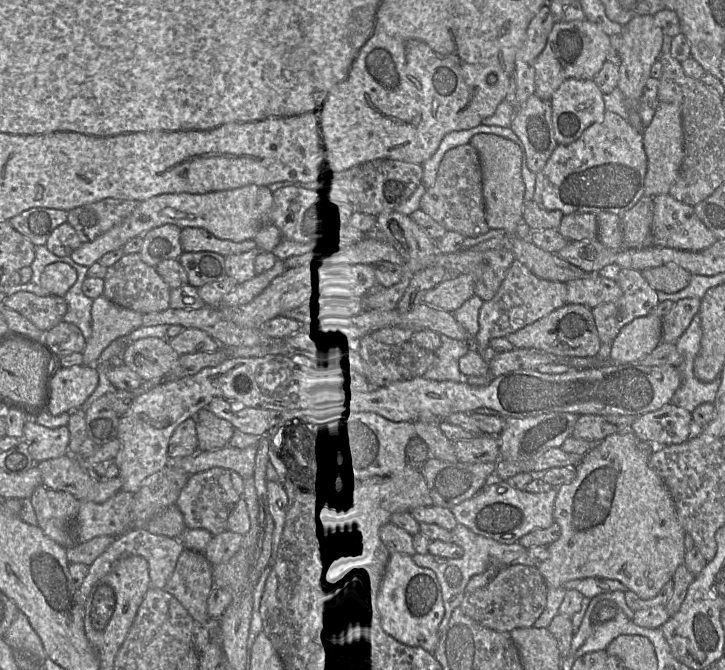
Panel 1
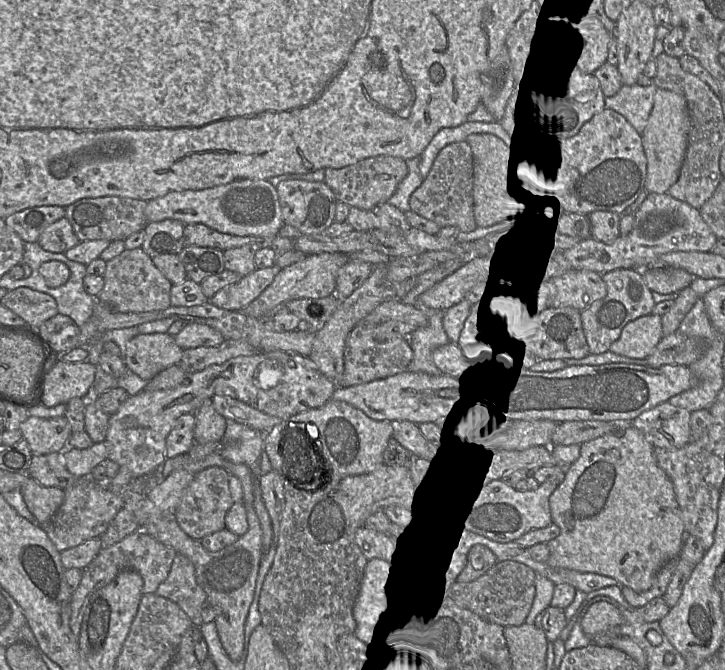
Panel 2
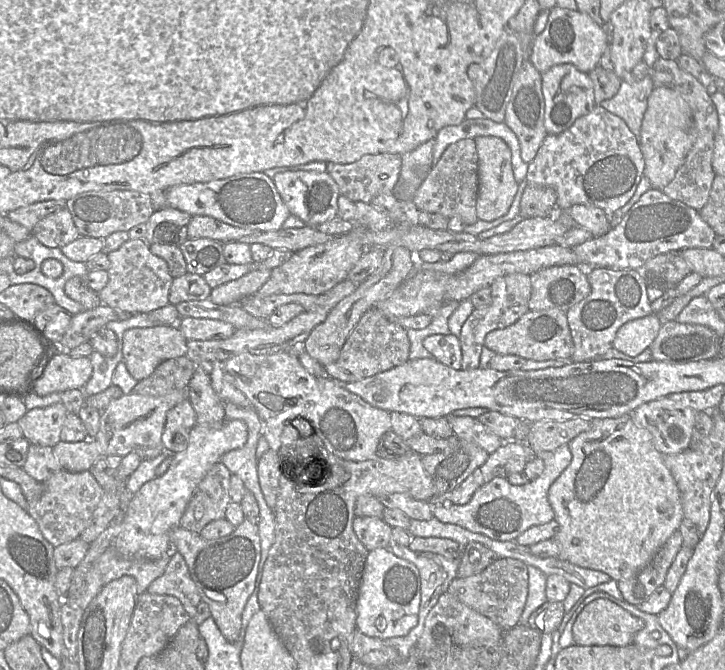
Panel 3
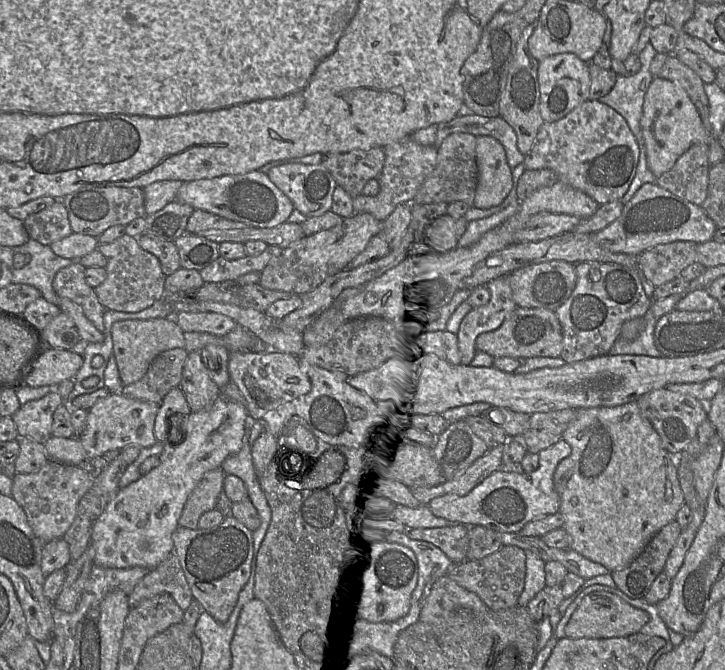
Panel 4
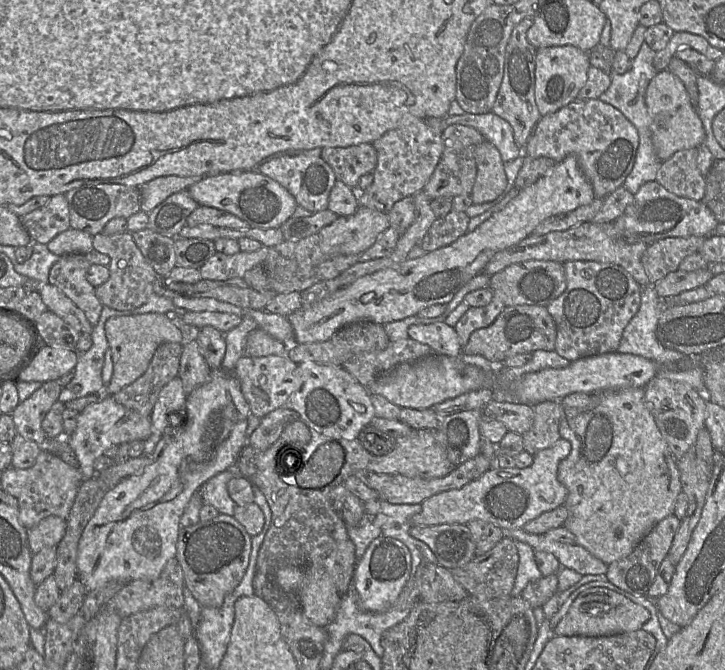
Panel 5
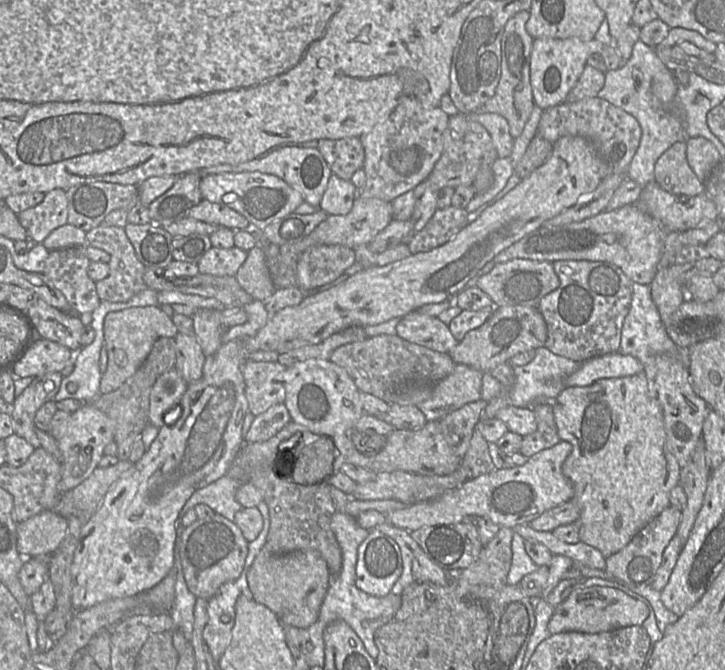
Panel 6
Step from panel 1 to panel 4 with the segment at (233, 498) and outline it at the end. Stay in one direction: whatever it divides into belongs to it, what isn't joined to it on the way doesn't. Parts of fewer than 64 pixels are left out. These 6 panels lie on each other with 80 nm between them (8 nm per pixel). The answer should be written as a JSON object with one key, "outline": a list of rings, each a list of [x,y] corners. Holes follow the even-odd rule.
{"outline":[[[221,467],[206,473],[189,496],[179,519],[179,526],[198,529],[201,515],[217,509],[216,506],[223,491],[225,476],[226,473]]]}

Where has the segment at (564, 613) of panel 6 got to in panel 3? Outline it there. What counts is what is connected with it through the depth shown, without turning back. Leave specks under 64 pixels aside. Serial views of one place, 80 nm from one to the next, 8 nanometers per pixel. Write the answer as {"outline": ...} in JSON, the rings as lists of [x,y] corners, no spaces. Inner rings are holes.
{"outline":[[[598,598],[585,605],[578,614],[572,633],[577,645],[626,646],[633,643],[635,634],[644,625],[641,618],[621,606]]]}

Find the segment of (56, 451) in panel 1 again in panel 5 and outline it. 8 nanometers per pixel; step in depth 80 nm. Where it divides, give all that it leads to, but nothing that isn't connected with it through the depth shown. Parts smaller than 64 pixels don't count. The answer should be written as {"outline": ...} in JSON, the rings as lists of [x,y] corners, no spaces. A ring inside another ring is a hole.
{"outline":[[[57,380],[44,382],[29,398],[20,402],[11,414],[16,433],[36,442],[39,446],[42,445],[47,438],[47,435],[41,426],[42,420],[52,405],[58,401],[61,389]]]}

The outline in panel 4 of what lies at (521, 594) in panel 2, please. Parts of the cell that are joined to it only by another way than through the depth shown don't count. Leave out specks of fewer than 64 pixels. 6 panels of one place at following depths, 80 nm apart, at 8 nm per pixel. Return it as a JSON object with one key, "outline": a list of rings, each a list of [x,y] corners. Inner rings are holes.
{"outline":[[[501,546],[497,552],[482,559],[454,565],[448,575],[459,586],[478,595],[491,611],[514,608],[525,586],[525,551],[516,546]]]}

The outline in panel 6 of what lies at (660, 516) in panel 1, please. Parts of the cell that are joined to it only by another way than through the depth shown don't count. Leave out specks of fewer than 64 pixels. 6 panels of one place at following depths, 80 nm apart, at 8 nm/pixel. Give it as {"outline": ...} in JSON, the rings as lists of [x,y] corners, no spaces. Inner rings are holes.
{"outline":[[[644,371],[633,376],[600,379],[590,386],[565,387],[553,400],[552,405],[560,439],[572,444],[572,452],[564,461],[562,472],[573,484],[574,497],[572,500],[580,509],[580,516],[577,520],[579,539],[598,549],[603,556],[607,558],[623,549],[643,527],[659,515],[665,508],[670,506],[670,491],[679,484],[681,468],[667,444],[662,408],[649,391]]]}

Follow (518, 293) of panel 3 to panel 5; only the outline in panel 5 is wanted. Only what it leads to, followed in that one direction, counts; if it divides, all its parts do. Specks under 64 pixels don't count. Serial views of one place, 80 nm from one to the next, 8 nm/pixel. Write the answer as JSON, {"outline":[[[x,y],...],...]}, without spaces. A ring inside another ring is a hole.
{"outline":[[[494,292],[488,305],[476,308],[470,307],[454,327],[462,348],[467,344],[470,335],[475,330],[491,325],[505,308],[503,301]]]}

